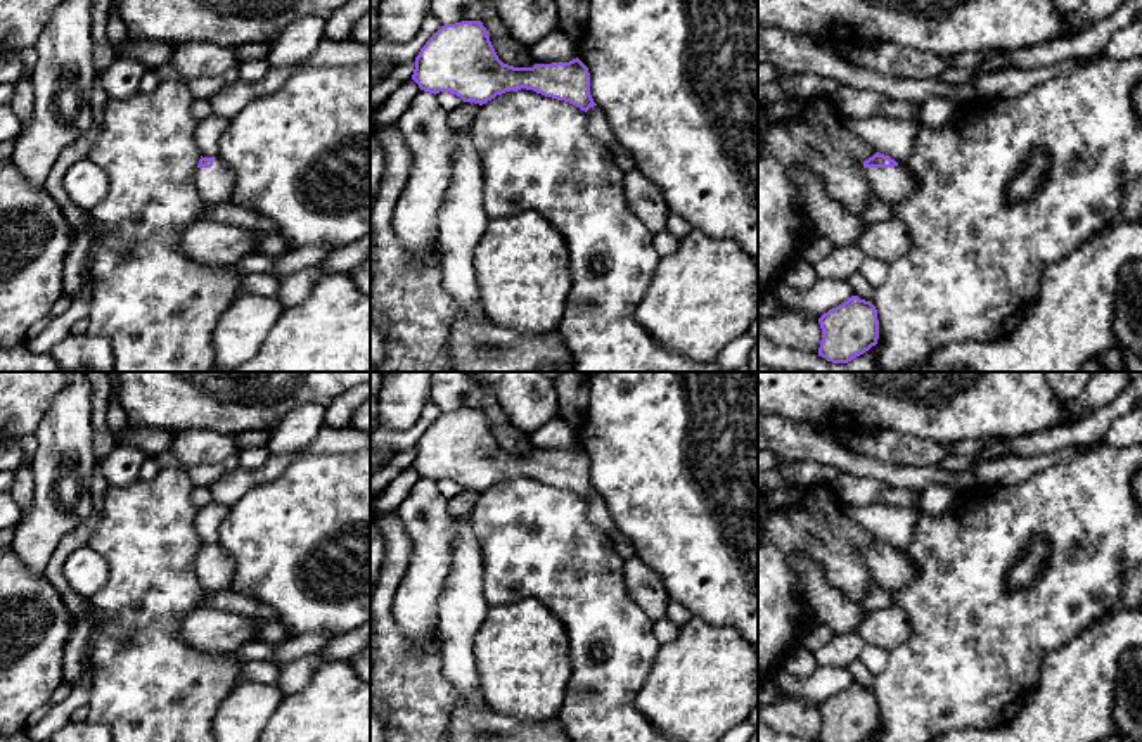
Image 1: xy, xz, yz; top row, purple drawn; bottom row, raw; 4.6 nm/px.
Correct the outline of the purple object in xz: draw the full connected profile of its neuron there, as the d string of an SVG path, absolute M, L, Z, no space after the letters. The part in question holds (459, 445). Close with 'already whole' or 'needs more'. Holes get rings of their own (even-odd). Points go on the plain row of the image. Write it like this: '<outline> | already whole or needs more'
M481 408L441 413L415 445L412 467L424 479L450 479L479 493L521 476L569 489L585 500L597 493L590 483L588 455L578 445L533 455L504 451Z | already whole

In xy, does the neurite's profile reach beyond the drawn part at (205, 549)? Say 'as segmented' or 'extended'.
extended

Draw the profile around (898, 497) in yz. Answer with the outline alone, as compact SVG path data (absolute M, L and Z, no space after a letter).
M886 488L877 498L876 503L895 505L895 507L908 507L919 502L921 491L905 489L905 488Z

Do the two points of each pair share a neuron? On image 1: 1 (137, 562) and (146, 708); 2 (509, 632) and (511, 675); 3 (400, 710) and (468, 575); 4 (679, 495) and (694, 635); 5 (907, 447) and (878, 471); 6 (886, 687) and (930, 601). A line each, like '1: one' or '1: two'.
1: one
2: one
3: two
4: two
5: two
6: one

